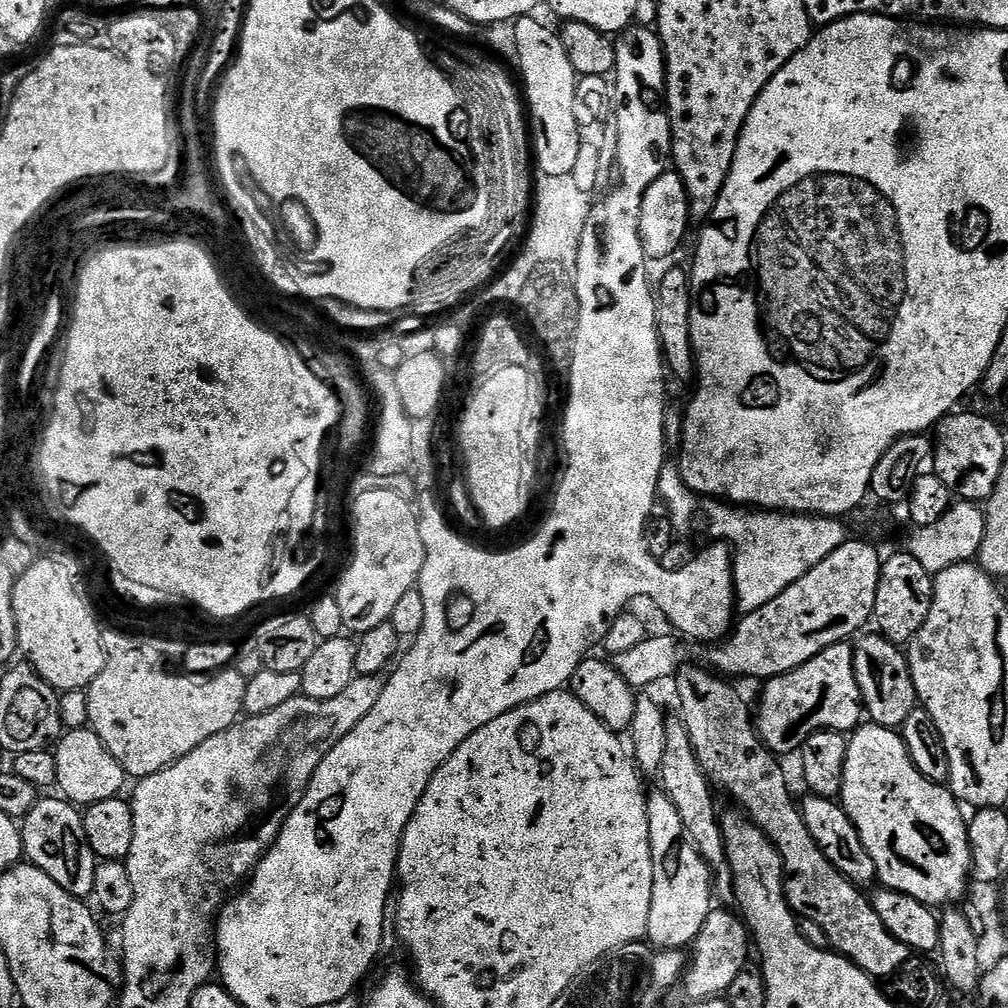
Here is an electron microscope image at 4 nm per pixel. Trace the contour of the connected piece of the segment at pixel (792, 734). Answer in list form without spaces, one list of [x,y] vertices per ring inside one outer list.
[[[848,642],[835,644],[822,650],[822,654],[810,658],[810,662],[802,662],[802,666],[776,676],[761,688],[764,689],[760,692],[760,705],[754,708],[754,723],[764,747],[769,748],[774,754],[799,753],[804,742],[816,732],[834,731],[851,734],[861,727],[866,716],[864,701],[860,699],[860,687],[854,670],[854,648]]]

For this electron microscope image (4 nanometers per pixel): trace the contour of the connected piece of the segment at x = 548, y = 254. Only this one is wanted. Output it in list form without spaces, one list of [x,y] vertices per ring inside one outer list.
[[[539,173],[534,180],[534,207],[530,220],[532,230],[528,238],[528,245],[526,245],[527,249],[529,251],[540,250],[540,257],[544,261],[550,261],[559,256],[571,257],[580,245],[593,203],[591,193],[582,190],[572,174],[546,175]]]

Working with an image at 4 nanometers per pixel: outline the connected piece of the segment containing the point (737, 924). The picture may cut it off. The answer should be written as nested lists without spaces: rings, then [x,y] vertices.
[[[713,910],[696,935],[690,963],[682,977],[682,989],[689,996],[689,1001],[723,997],[730,982],[734,982],[734,978],[738,978],[738,974],[749,963],[748,948],[750,952],[750,933],[743,919],[732,910]]]

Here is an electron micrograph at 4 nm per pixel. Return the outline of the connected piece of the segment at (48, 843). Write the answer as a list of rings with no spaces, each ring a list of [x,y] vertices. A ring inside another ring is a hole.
[[[63,798],[55,799],[37,799],[30,814],[23,817],[24,856],[35,868],[50,874],[50,878],[54,878],[54,882],[58,882],[58,886],[62,886],[62,890],[71,896],[91,897],[98,859],[87,841],[84,817],[77,805]]]

